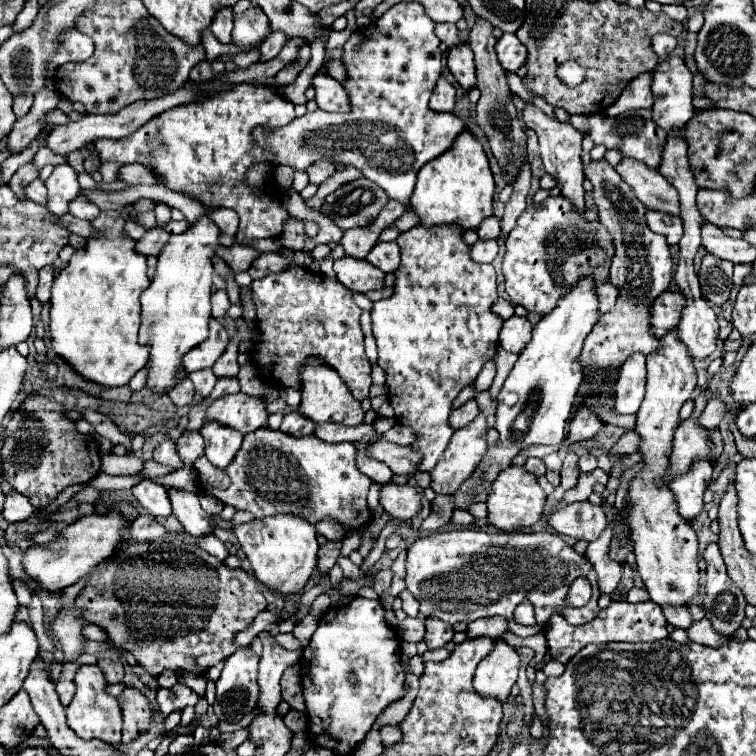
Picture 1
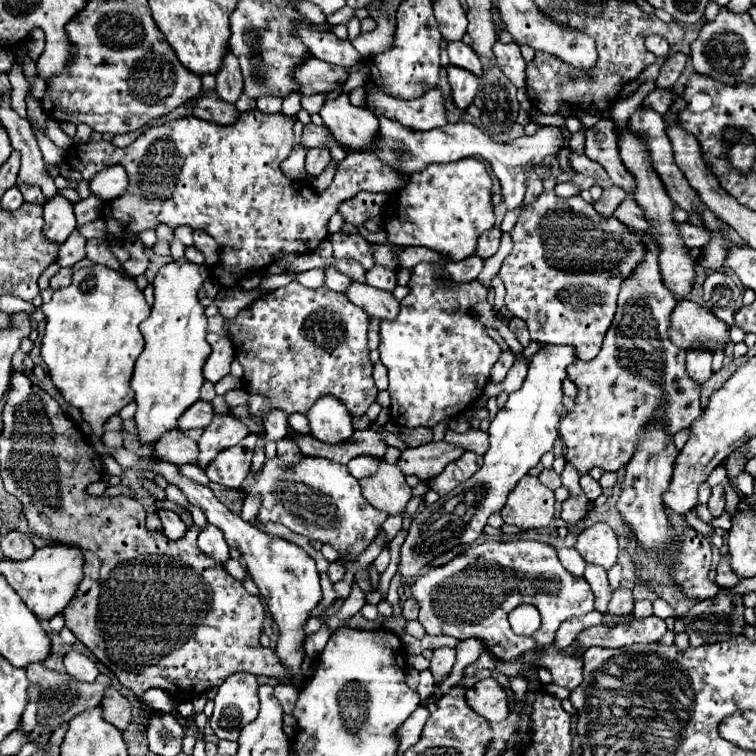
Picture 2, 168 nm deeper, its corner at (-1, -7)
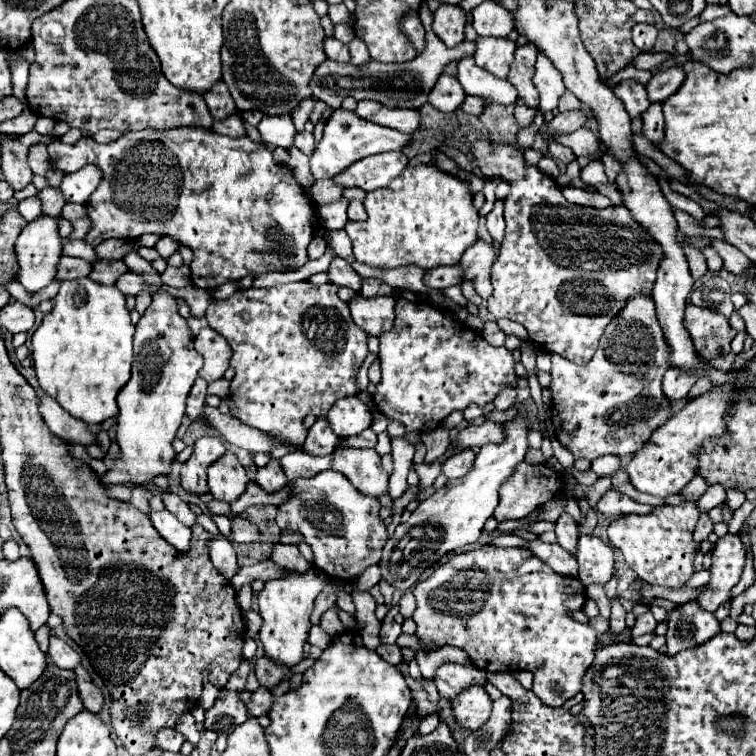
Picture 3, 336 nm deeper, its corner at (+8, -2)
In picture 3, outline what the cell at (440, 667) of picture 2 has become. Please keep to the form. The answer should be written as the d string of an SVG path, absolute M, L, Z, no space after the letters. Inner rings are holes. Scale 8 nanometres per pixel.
M445 662L435 672L435 686L441 696L453 700L461 690L471 684L485 684L487 674L475 666L461 666L453 662Z

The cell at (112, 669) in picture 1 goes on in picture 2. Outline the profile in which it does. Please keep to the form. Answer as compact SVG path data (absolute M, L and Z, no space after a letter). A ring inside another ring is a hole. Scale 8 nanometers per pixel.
M30 667L26 671L30 685L36 685L40 691L40 699L38 699L38 713L36 719L42 727L42 733L54 733L56 729L60 729L64 723L70 723L72 717L76 717L78 713L82 713L82 709L92 709L100 705L100 699L104 695L104 691L110 685L110 677L108 675L98 675L96 683L84 683L84 681L76 681L66 673L58 673L58 671L50 671L46 667Z

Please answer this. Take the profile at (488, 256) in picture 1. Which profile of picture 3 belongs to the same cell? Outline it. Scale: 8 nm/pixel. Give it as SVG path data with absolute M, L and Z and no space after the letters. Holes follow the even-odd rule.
M439 266L435 270L427 270L423 282L429 288L443 290L443 288L461 284L463 282L463 270L459 270L459 266Z

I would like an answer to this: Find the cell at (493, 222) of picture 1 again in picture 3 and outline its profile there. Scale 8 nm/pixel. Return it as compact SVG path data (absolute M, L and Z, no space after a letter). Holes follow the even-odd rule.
M479 238L475 244L471 244L463 252L463 258L459 262L459 266L465 272L465 278L475 282L475 290L483 300L487 300L493 290L491 280L489 280L489 270L491 270L493 260L495 260L493 244Z

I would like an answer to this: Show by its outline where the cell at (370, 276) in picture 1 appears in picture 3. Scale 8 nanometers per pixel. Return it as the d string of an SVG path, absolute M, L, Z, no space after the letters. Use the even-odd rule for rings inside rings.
M357 294L355 298L351 298L349 302L351 308L351 316L355 320L357 326L361 326L367 334L379 336L387 330L391 330L393 326L393 318L395 318L395 298L387 298L387 296L379 296L379 298L363 298L361 294Z

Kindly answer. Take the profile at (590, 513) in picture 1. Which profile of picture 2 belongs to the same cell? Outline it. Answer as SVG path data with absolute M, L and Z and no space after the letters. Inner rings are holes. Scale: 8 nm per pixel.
M596 523L578 535L576 549L580 551L586 563L610 569L612 565L616 565L618 539L606 523Z

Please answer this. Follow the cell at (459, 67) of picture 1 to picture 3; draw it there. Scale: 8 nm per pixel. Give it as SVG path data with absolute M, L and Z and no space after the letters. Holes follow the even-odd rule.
M441 74L429 94L429 102L441 112L457 110L463 100L465 100L465 90L461 88L459 80L451 74Z

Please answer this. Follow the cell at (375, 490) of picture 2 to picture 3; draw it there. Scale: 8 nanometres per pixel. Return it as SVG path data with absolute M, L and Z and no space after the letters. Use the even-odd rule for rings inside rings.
M337 448L333 470L347 476L347 480L361 492L381 498L389 492L389 474L381 466L381 456L369 448Z

